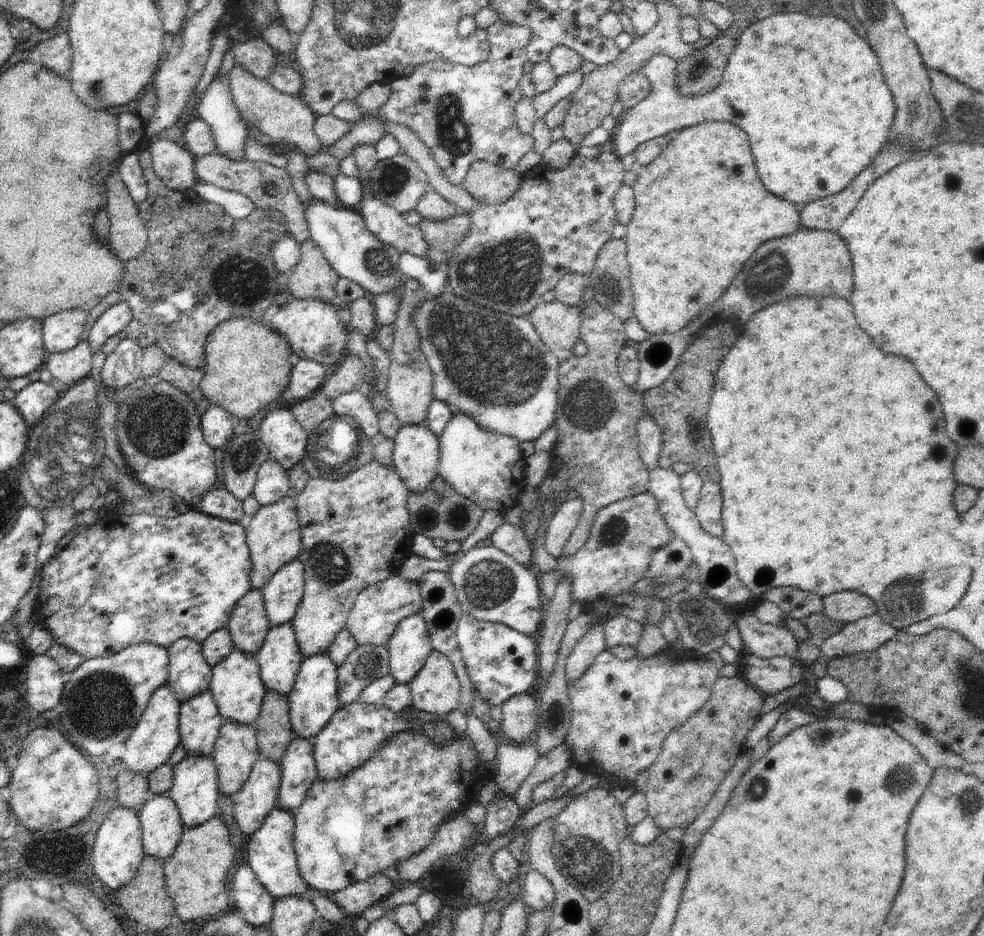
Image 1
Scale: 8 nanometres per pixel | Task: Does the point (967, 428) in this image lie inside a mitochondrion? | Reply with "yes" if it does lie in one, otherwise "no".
yes

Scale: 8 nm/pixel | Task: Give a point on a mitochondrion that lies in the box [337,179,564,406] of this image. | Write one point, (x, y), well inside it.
(508, 271)

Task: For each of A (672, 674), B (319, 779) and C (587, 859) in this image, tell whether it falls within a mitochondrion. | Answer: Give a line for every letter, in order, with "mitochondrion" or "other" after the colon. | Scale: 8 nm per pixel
A: other
B: other
C: mitochondrion

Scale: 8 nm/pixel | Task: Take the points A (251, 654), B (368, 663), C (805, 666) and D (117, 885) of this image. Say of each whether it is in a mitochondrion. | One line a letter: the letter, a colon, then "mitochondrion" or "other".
A: other
B: mitochondrion
C: other
D: other

